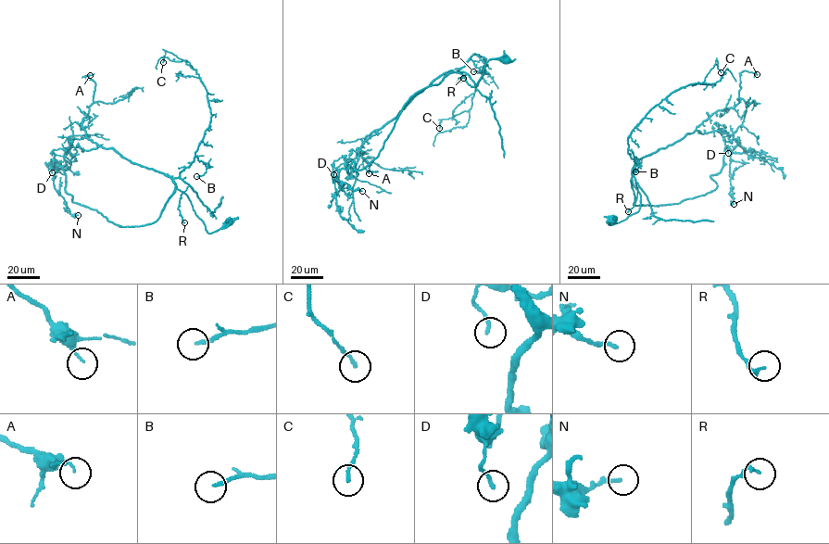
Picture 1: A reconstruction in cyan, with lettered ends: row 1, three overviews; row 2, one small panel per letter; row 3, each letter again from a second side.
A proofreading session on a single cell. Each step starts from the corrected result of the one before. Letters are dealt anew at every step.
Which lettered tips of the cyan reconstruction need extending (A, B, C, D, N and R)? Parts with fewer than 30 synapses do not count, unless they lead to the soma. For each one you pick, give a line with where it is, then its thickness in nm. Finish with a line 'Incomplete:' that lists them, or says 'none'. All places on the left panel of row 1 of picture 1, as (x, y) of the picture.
Incomplete: none

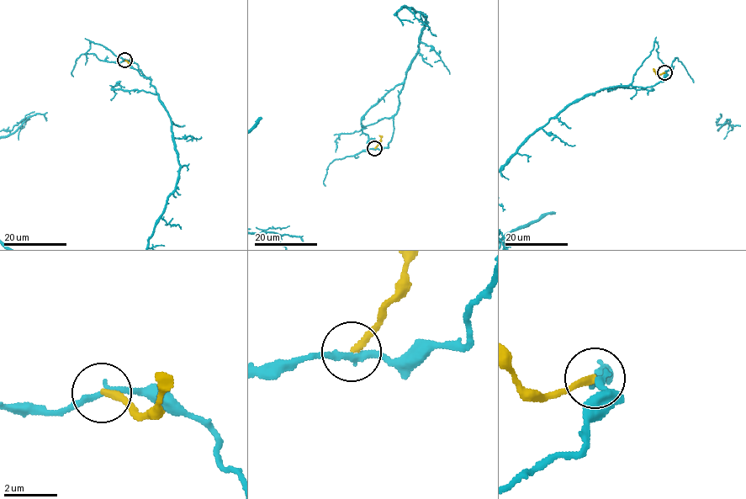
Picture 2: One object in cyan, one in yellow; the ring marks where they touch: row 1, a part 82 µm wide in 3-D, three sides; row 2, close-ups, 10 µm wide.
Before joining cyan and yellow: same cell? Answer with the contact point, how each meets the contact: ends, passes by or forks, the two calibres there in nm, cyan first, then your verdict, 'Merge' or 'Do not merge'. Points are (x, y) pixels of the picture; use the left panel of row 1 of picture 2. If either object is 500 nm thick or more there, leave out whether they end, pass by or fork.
Place: (124, 60). At the ring cyan passes by. At the ring yellow ends. Thickness 240 nm (cyan) against 240 nm. Do not merge

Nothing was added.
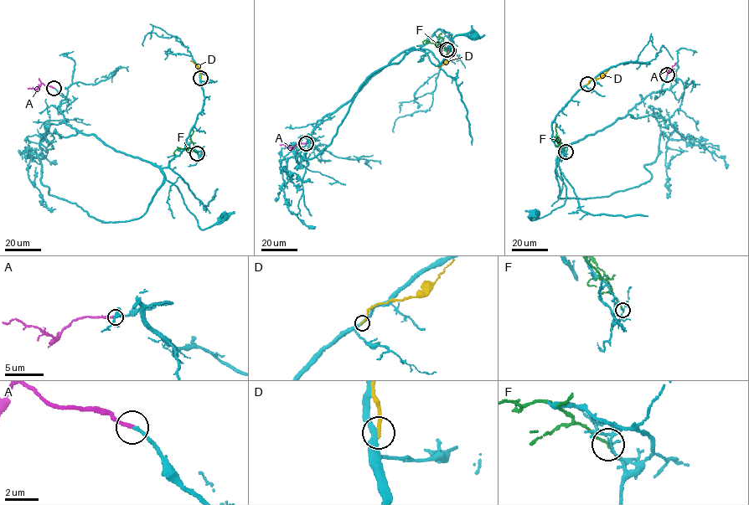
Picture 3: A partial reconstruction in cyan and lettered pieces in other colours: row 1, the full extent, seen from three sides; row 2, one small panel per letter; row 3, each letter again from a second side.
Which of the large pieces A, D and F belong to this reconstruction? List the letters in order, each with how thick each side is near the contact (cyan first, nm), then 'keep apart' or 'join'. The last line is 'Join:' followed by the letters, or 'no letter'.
A: 190 nm thick on the cyan side, 220 nm on the other; join
D: 320 nm thick on the cyan side, 200 nm on the other; keep apart
F: 130 nm thick on the cyan side, 140 nm on the other; keep apart
Join: A

